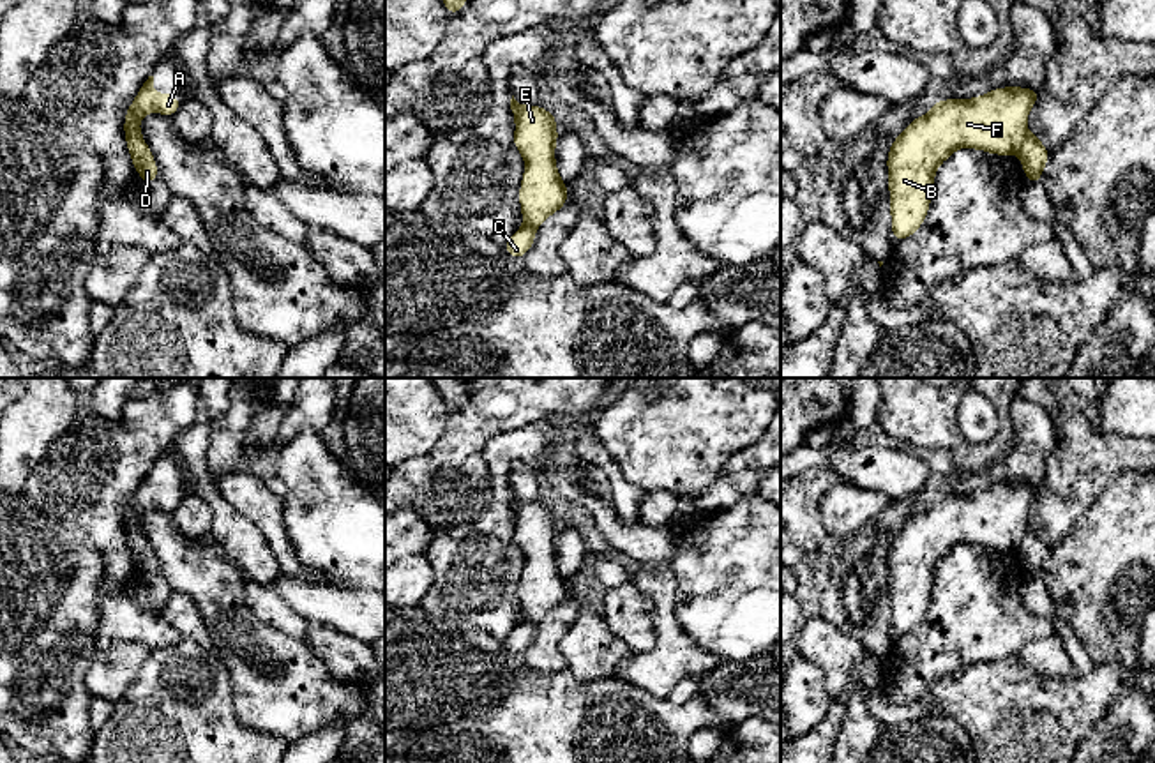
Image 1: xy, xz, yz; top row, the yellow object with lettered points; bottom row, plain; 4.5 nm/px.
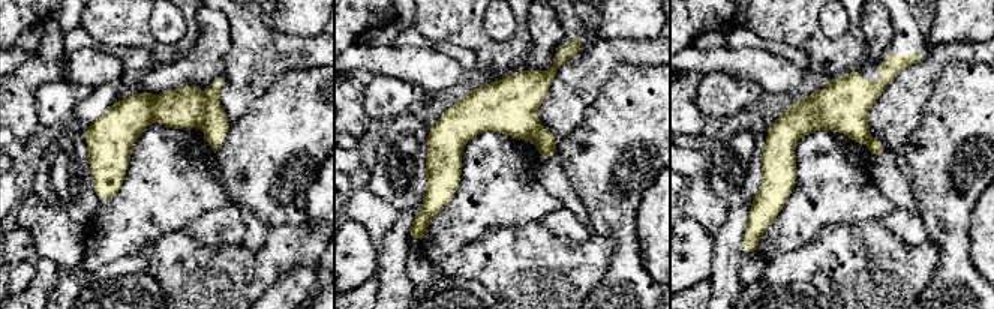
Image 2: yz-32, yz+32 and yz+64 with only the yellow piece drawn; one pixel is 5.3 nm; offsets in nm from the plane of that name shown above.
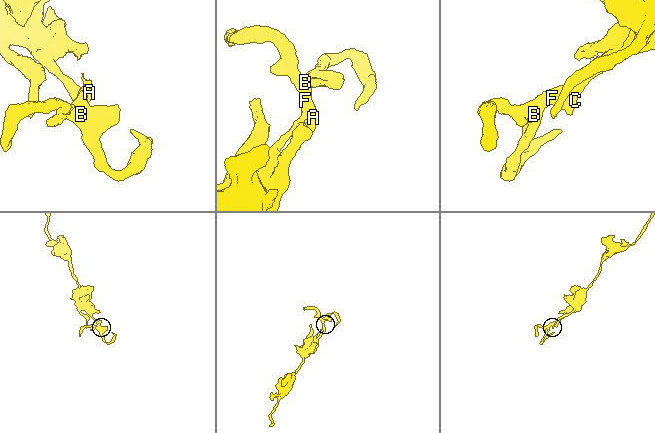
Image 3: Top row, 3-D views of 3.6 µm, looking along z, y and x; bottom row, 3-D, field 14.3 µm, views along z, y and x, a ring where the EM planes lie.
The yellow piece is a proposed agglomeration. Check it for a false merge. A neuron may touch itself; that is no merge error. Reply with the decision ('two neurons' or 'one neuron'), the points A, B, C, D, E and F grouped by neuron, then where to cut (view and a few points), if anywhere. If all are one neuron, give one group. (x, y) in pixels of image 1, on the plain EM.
two neurons | A B E F / C D | yz (1026, 527), (1016, 546)

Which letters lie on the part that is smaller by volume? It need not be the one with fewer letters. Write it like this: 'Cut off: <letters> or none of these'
Cut off: A, B, E, F

